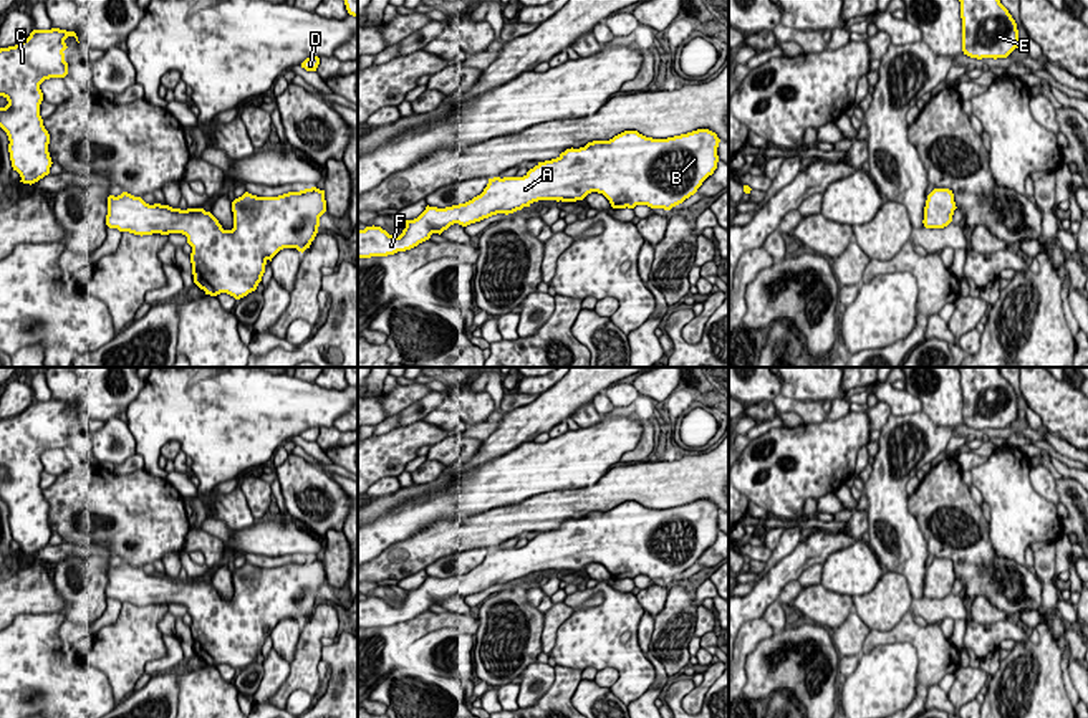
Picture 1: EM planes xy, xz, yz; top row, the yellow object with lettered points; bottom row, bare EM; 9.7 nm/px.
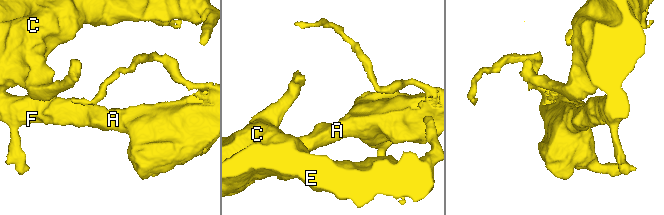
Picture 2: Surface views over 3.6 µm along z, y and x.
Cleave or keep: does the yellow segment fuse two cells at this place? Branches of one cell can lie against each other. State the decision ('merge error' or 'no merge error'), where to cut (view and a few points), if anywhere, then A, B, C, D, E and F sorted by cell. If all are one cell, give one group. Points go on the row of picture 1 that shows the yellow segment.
no merge error; no cut; A B C D E F

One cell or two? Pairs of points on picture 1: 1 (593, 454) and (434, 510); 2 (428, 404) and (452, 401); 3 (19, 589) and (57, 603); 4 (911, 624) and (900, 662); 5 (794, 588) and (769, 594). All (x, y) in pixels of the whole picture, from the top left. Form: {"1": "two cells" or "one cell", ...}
{"1": "one cell", "2": "two cells", "3": "one cell", "4": "two cells", "5": "two cells"}

